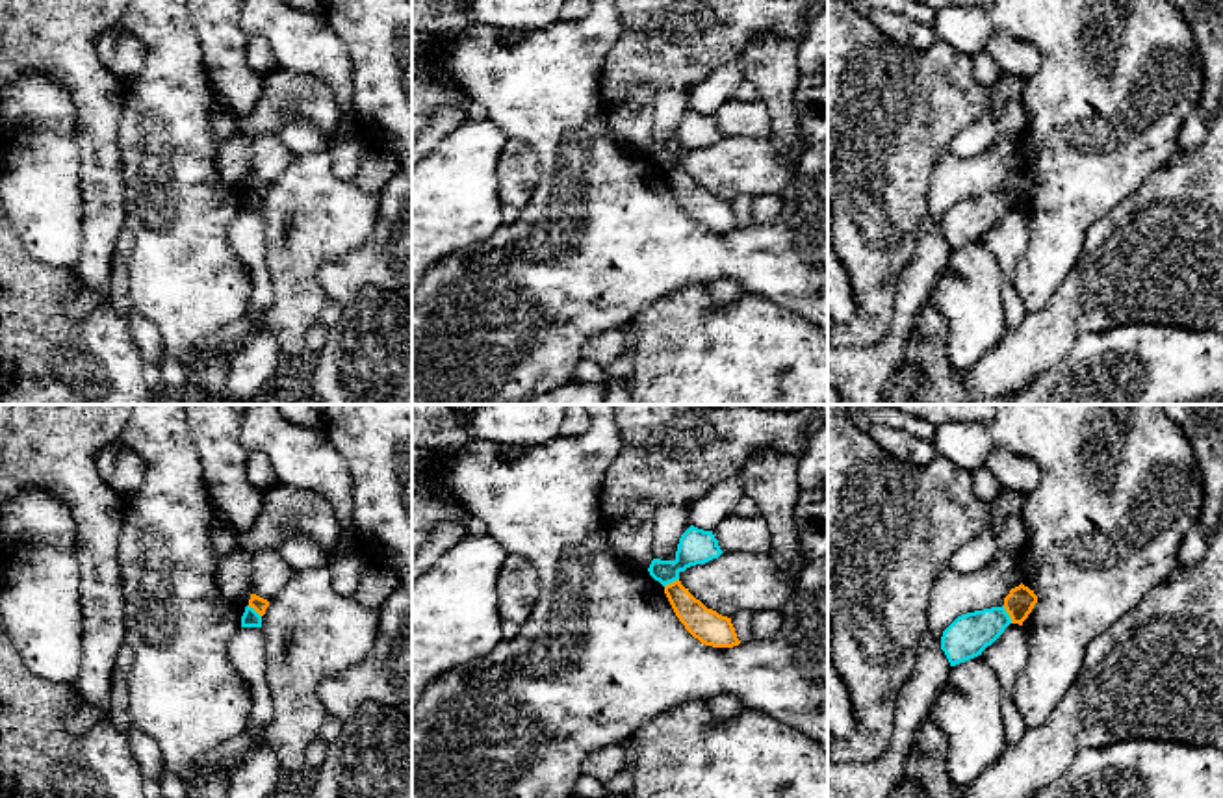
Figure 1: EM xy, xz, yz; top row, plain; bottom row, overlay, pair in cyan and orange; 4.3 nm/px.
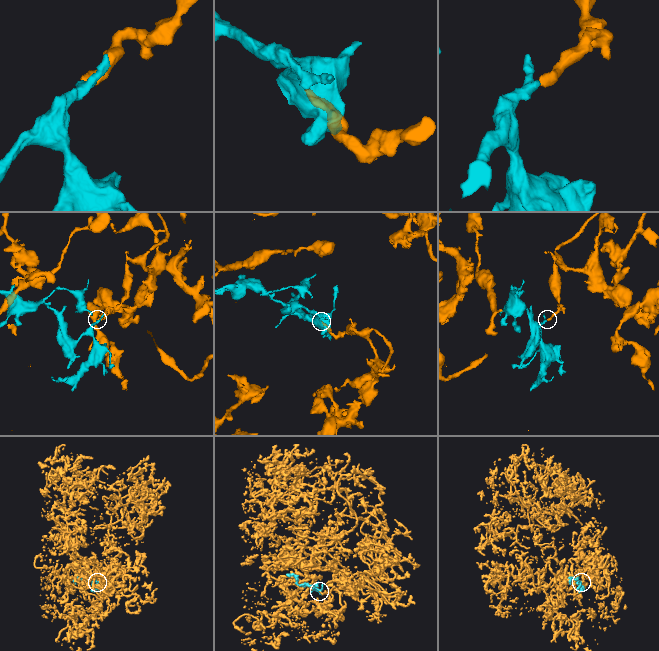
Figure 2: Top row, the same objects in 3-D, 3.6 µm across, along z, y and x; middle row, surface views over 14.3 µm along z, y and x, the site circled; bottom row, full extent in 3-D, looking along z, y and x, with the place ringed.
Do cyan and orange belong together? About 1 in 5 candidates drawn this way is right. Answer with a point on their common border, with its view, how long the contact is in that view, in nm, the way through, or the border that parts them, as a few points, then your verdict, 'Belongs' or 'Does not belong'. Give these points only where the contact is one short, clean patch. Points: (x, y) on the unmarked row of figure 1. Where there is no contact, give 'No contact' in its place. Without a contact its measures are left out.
Touches cyan at yz (1008, 199). Shared border 90 nm. Boundary: yz (1003, 190), (1012, 206). Does not belong

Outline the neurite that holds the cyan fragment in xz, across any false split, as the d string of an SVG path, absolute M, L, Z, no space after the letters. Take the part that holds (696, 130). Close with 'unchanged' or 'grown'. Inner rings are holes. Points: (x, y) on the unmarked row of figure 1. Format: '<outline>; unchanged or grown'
M690 109L679 122L676 143L653 143L648 156L663 171L679 163L679 158L690 150L705 148L718 143L724 135L718 130L713 115L703 115Z; unchanged

